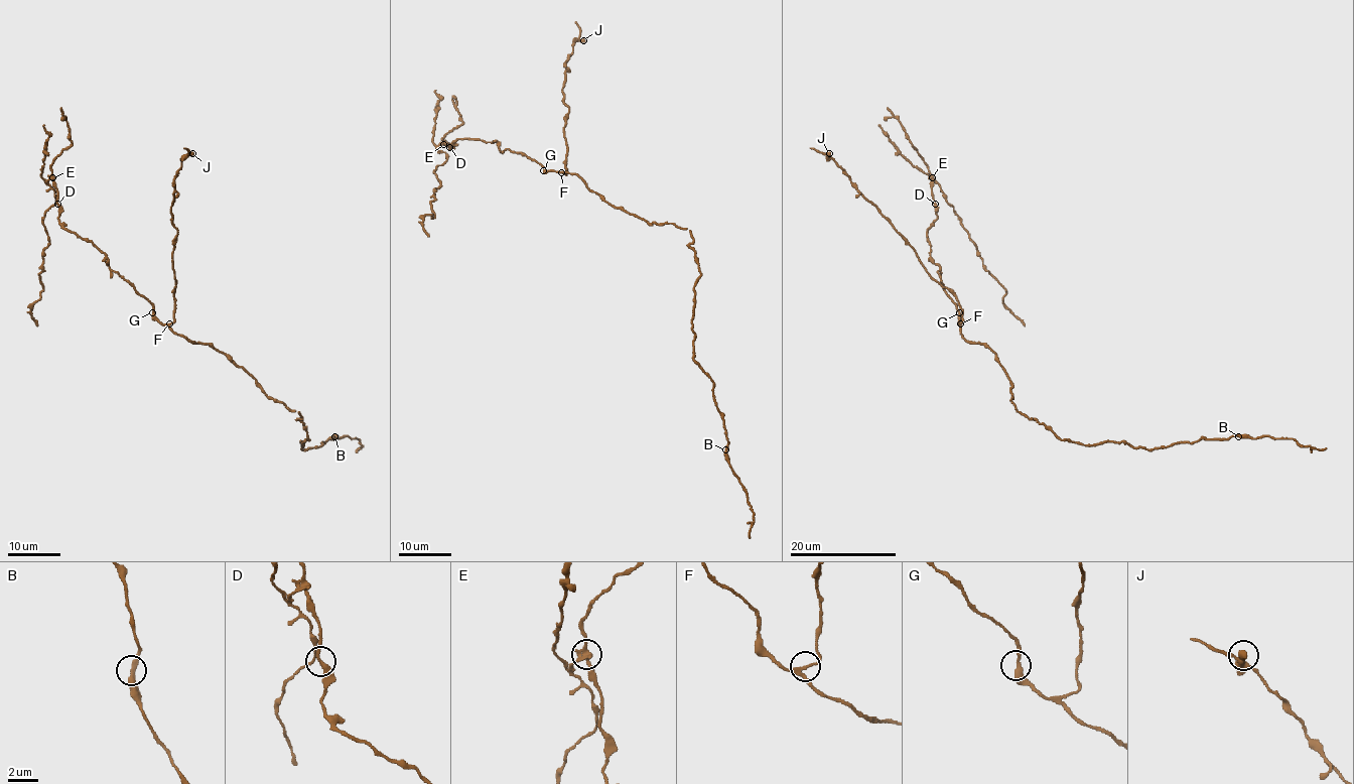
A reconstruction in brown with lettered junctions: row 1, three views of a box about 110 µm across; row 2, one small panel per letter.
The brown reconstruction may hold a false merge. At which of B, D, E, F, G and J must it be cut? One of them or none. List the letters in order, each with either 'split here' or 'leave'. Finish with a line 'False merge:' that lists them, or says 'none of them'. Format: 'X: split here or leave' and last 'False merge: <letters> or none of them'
B: leave
D: leave
E: split here
F: leave
G: leave
J: leave
False merge: E

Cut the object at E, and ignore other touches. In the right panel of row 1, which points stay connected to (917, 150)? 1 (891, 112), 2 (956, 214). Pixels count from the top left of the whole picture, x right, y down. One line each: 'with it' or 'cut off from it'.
1: with it
2: cut off from it

